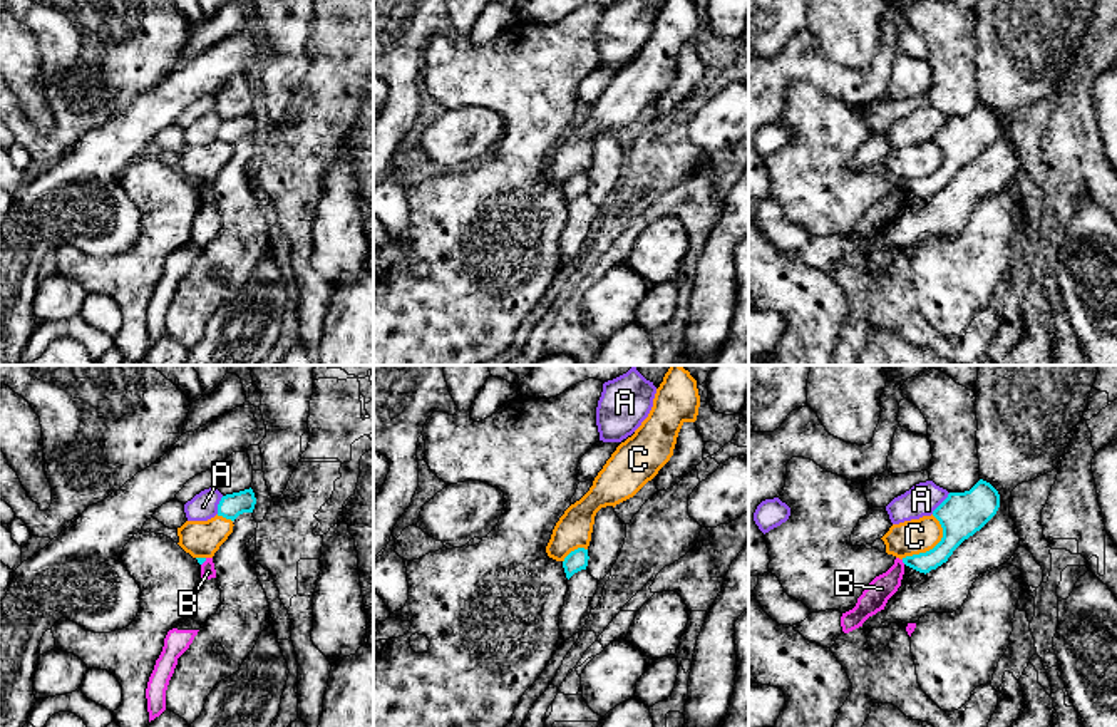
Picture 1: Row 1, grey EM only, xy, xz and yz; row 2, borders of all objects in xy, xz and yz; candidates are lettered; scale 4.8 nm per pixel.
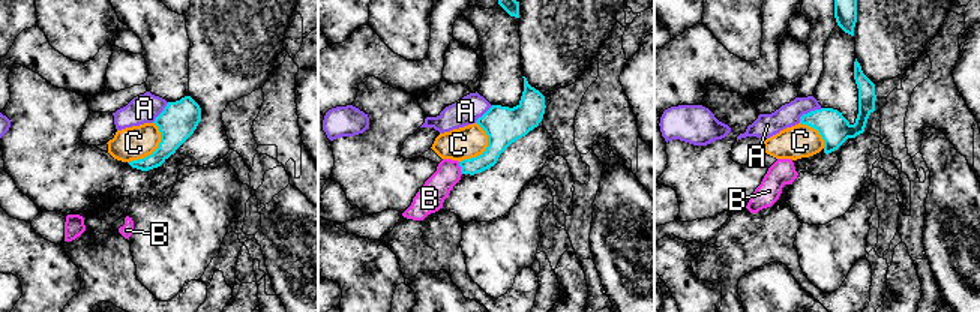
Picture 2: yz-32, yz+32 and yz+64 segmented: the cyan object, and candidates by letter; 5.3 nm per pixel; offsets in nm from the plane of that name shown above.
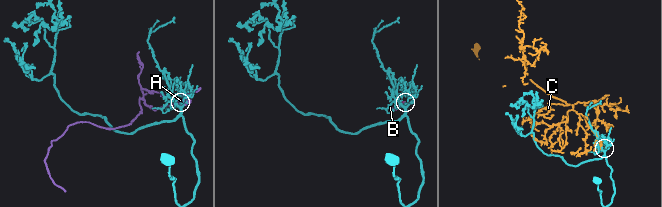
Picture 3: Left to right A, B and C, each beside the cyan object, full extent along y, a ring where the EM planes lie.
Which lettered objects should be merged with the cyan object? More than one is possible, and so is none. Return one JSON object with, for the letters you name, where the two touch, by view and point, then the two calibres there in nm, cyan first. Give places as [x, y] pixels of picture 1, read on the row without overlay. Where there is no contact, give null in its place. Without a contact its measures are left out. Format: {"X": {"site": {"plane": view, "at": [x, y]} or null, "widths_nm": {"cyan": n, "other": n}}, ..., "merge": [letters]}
{"merge": []}

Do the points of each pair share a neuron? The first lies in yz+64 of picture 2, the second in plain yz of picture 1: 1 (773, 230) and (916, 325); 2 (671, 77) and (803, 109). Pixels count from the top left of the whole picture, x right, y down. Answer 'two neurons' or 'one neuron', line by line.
1: one neuron
2: two neurons

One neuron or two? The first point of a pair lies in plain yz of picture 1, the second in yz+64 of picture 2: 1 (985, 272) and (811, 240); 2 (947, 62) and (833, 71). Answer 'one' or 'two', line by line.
1: one
2: one

